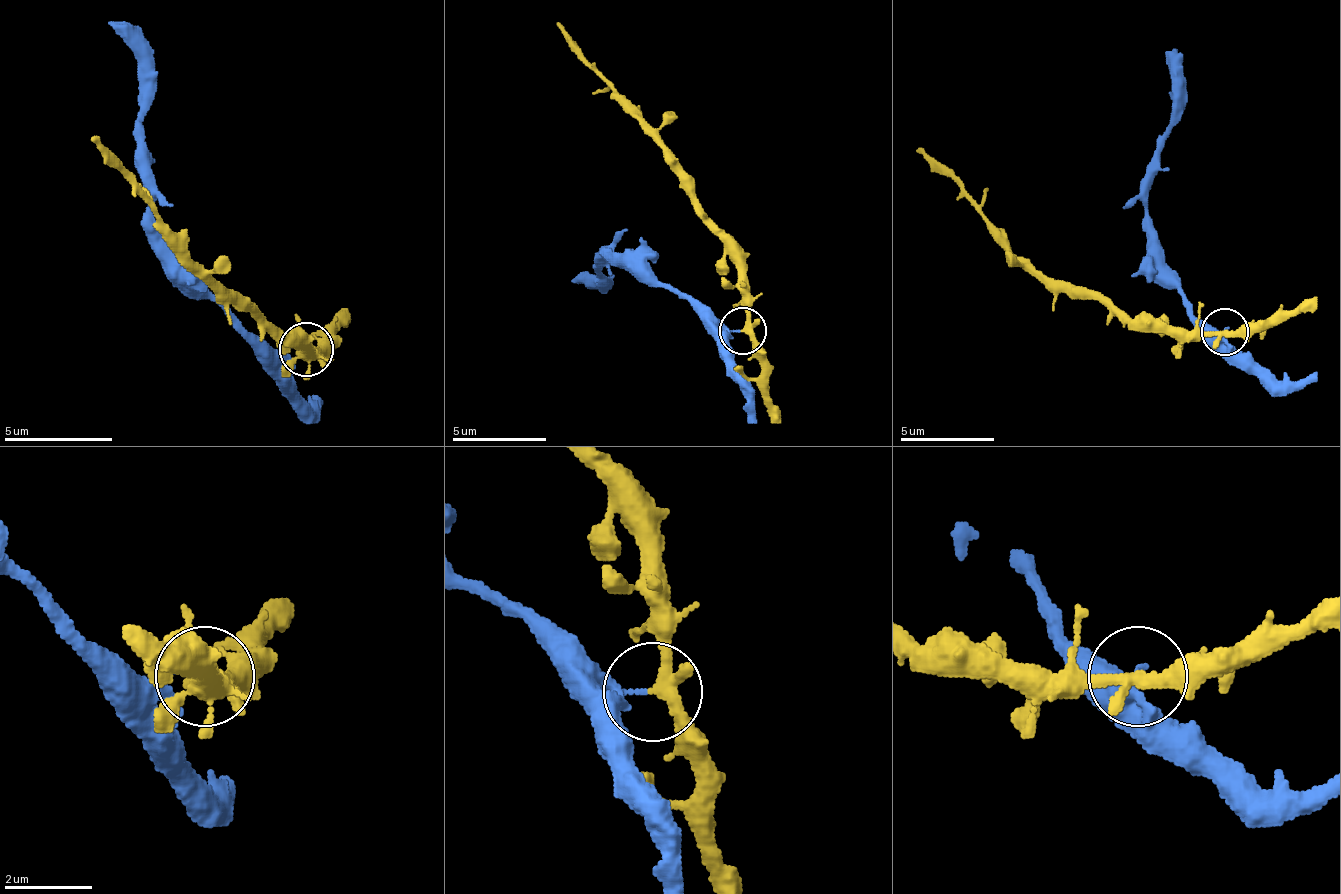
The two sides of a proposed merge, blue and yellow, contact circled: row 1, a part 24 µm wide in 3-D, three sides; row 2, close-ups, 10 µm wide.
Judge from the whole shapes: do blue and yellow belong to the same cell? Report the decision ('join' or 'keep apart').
keep apart

